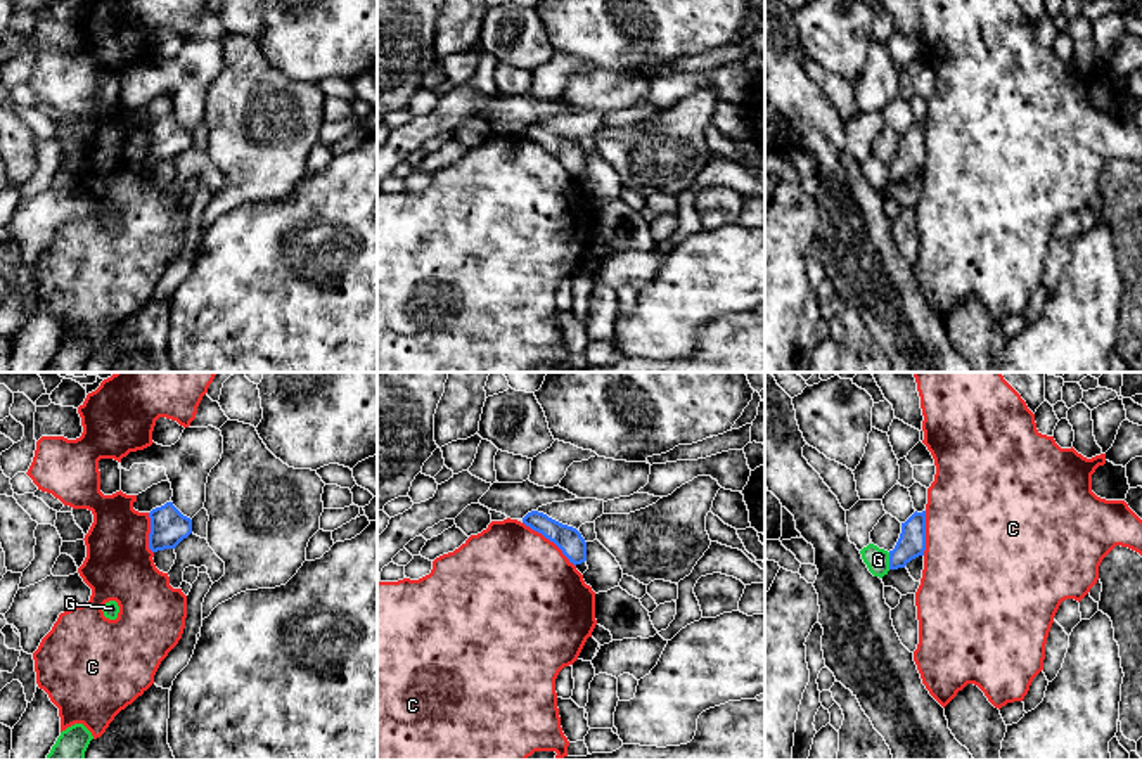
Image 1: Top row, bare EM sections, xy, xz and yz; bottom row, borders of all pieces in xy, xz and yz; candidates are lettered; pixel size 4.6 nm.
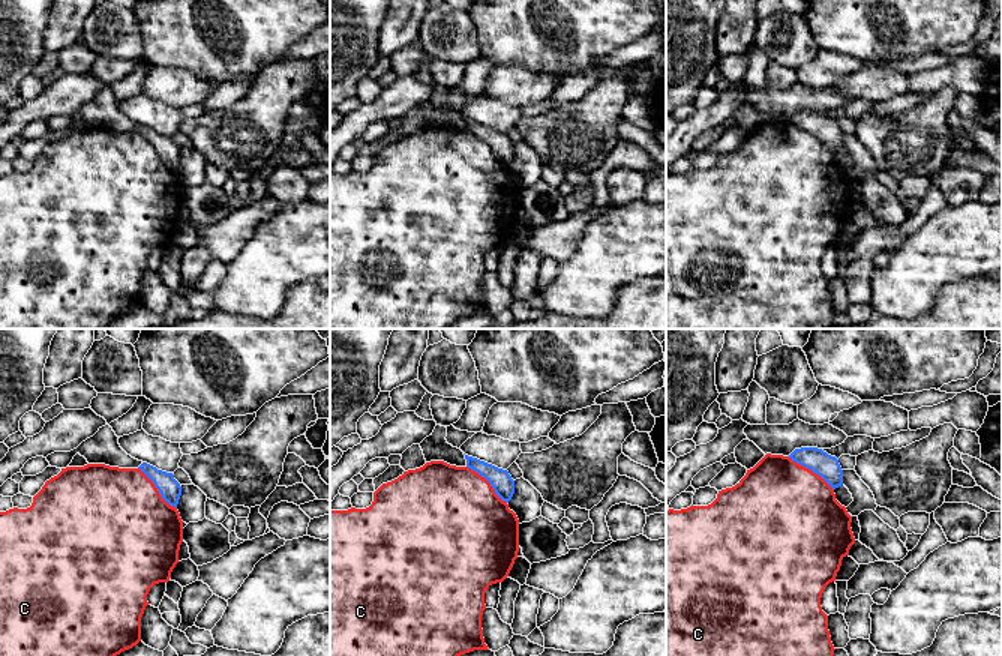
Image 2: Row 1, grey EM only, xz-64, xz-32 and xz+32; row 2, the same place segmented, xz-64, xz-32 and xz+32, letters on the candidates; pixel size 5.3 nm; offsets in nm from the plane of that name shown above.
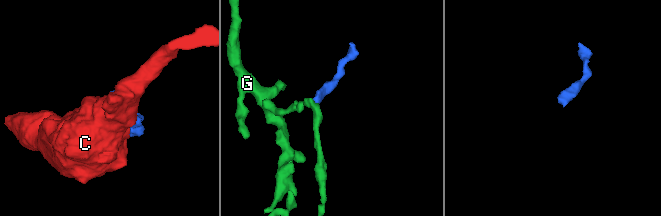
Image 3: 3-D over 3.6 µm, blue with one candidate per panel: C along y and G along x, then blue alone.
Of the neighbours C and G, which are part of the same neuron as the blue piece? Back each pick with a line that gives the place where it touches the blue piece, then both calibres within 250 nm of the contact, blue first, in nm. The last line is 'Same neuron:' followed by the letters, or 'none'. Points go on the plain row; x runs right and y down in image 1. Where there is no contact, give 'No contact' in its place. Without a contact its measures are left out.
Same neuron: none

